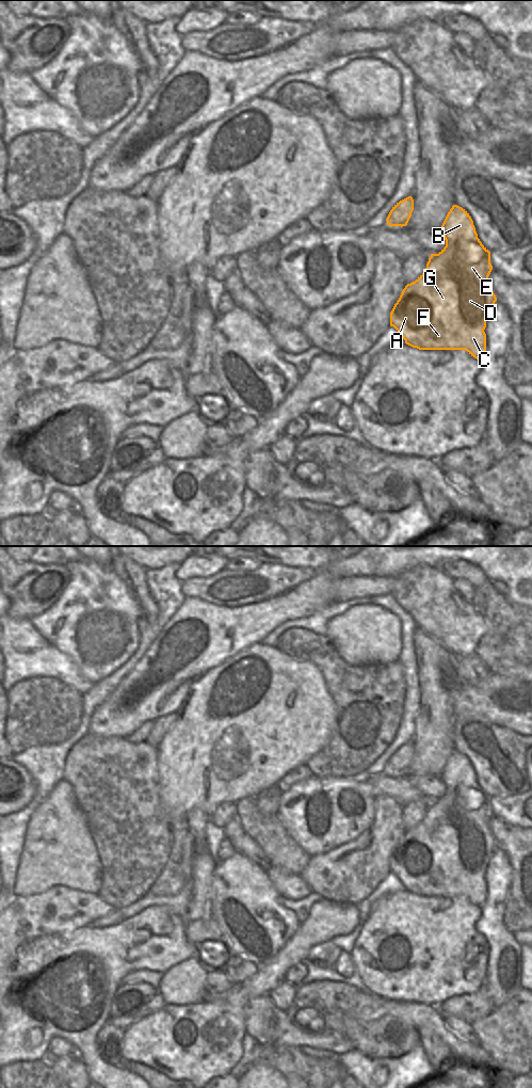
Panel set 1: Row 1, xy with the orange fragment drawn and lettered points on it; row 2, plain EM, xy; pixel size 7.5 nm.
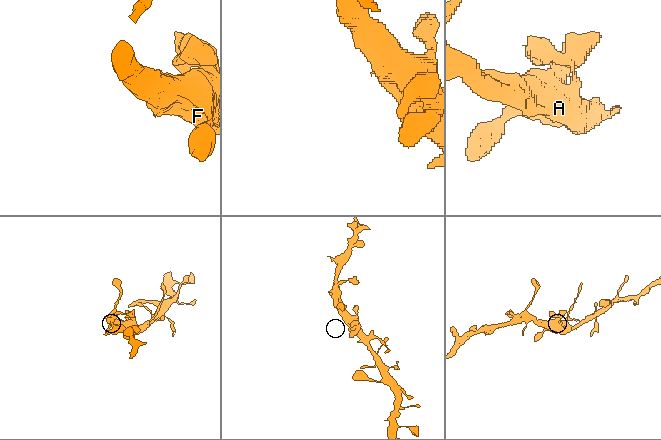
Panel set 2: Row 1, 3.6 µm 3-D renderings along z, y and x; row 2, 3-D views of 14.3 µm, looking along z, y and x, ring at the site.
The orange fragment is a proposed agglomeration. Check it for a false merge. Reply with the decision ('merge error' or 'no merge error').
no merge error

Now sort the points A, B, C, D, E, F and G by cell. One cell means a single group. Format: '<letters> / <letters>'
A B C D E F G

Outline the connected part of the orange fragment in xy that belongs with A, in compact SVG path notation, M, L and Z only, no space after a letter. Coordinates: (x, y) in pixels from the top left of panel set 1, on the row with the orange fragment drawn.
M457 205L448 212L439 231L446 246L438 254L431 254L424 272L413 283L407 284L390 313L390 326L393 326L405 343L419 350L466 350L481 361L486 353L486 321L497 301L488 276L493 270L490 252L478 238L469 213Z

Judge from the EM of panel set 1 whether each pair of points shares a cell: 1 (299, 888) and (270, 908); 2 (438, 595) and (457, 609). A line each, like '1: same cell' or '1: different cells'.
1: different cells
2: same cell

